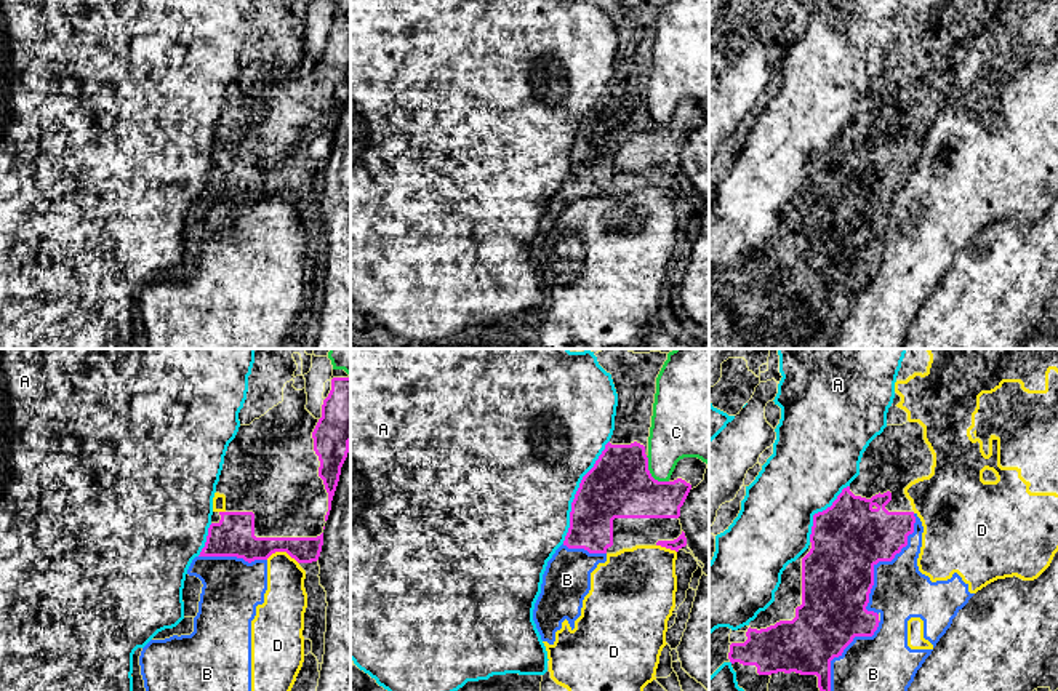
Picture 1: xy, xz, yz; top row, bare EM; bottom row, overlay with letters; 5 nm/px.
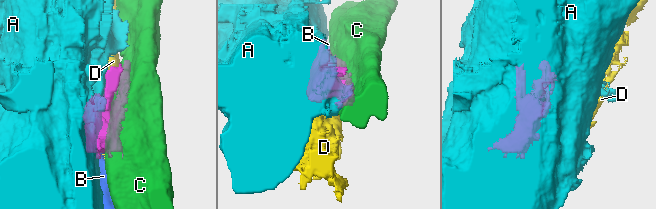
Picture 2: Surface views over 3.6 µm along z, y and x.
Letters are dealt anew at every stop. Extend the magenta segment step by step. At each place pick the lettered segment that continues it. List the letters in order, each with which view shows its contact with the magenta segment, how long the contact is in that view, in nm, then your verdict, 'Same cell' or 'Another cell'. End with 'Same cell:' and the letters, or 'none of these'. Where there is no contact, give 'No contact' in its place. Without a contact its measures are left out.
A: Touches magenta in xz. Shared border 550 nm. Another cell
B: Touches magenta in yz. Shared border 550 nm. Another cell
C: Touches magenta in xz. Shared border 180 nm. Another cell
D: Touches magenta in xy. Shared border 170 nm. Another cell
Same cell: none of these

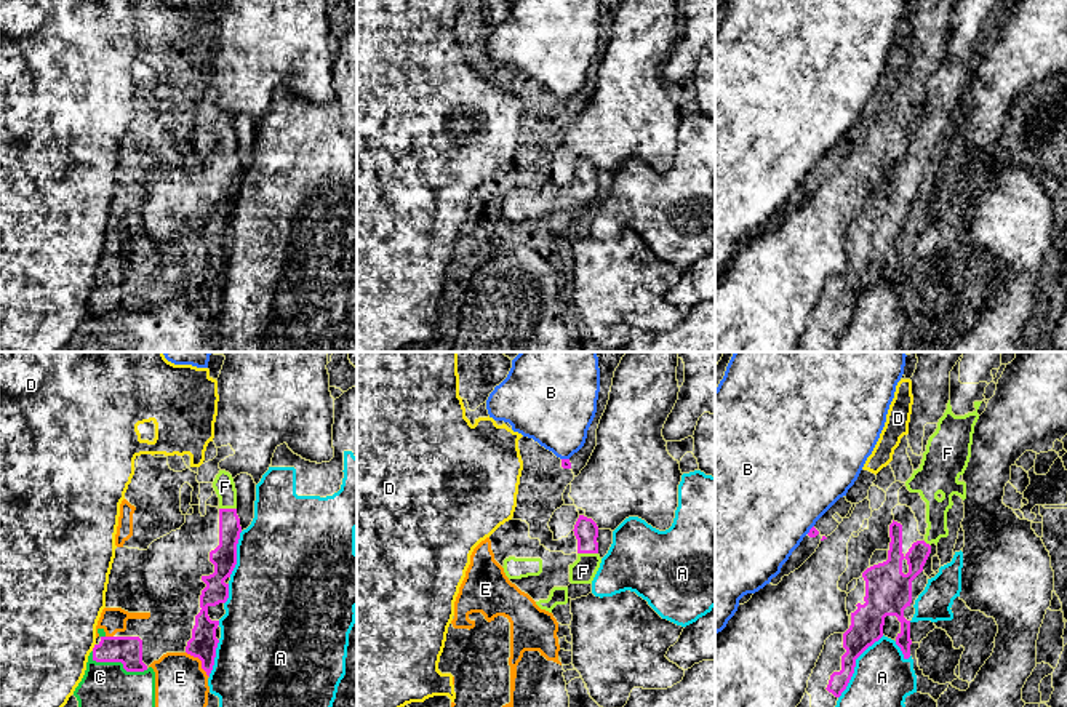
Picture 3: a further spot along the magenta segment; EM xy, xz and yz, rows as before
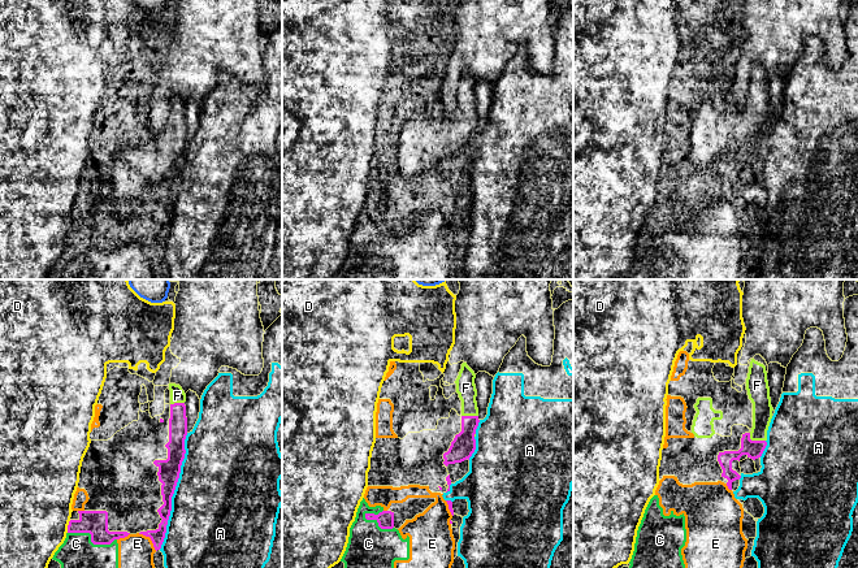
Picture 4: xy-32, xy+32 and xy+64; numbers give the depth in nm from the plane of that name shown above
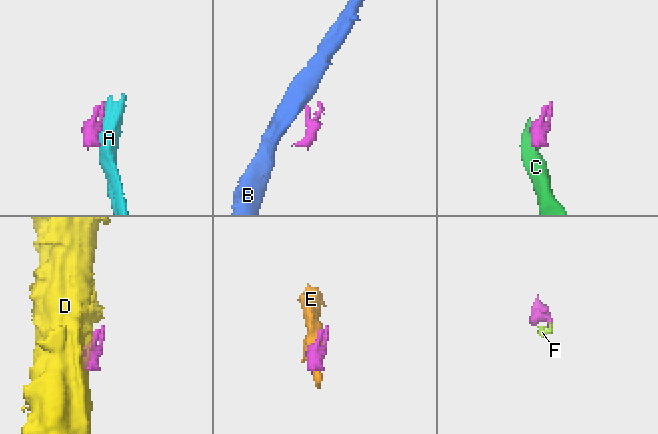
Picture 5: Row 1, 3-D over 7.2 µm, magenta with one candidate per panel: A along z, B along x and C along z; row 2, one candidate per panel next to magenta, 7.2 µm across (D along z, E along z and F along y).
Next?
A: Touches magenta in yz. Shared border 400 nm. Another cell
B: Touches magenta in yz. Shared border 60 nm. Another cell
C: Touches magenta in xy. Shared border 300 nm. Another cell
D: Touches magenta in xy. Shared border 40 nm. Another cell
E: Touches magenta in xy. Shared border 170 nm. Another cell
F: Touches magenta in xz. Shared border 100 nm. Same cell
Same cell: F

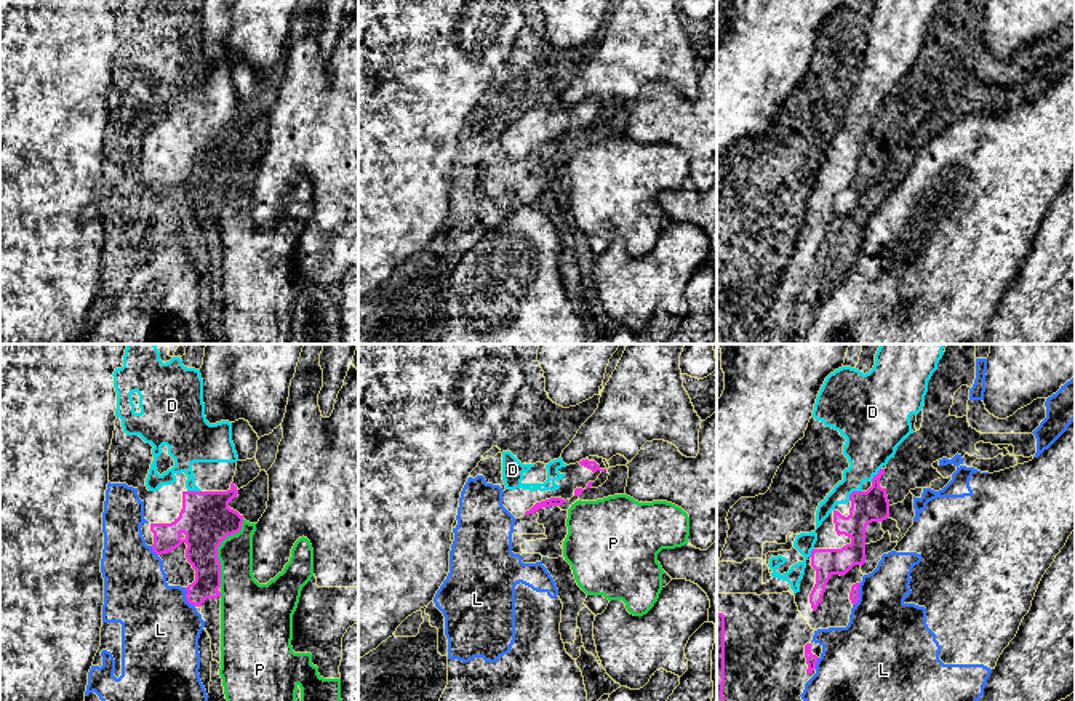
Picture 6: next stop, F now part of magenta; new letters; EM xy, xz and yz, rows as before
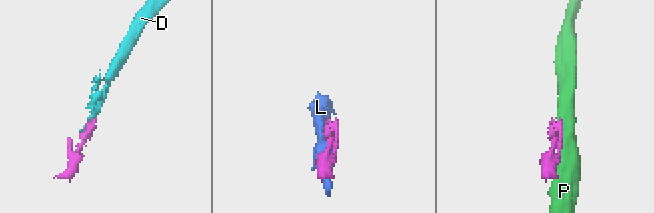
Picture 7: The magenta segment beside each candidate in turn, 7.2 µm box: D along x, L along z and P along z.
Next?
D: Touches magenta in yz. Shared border 90 nm. Same cell
L: Touches magenta in yz. Shared border 130 nm. Another cell
P: Touches magenta in xy. Shared border 360 nm. Another cell
Same cell: D

